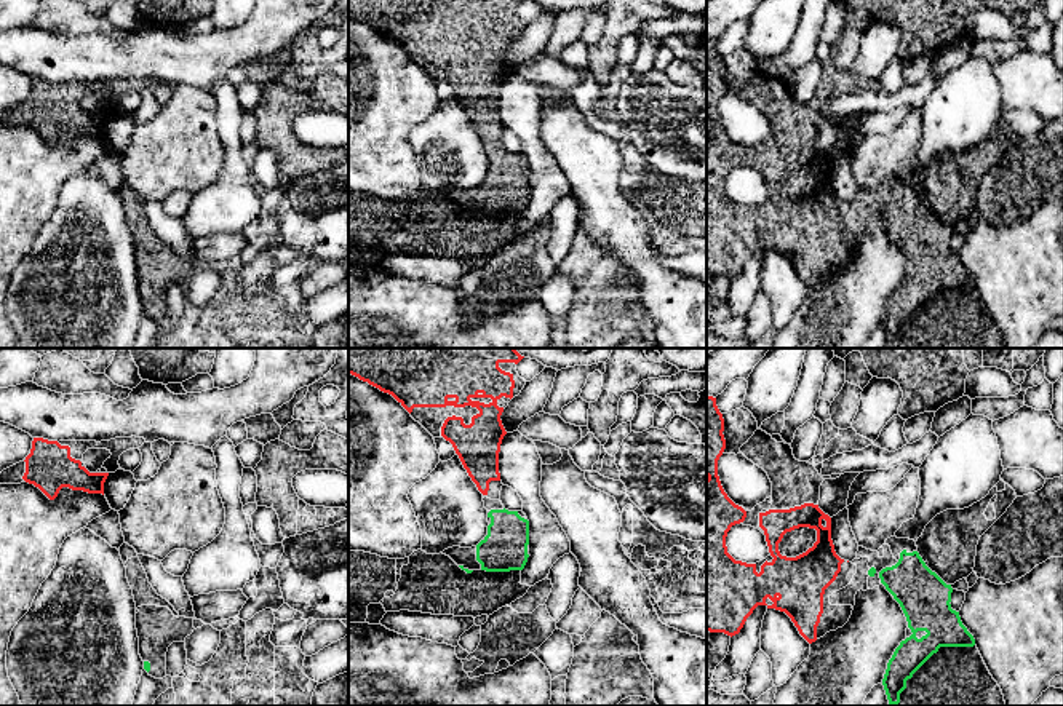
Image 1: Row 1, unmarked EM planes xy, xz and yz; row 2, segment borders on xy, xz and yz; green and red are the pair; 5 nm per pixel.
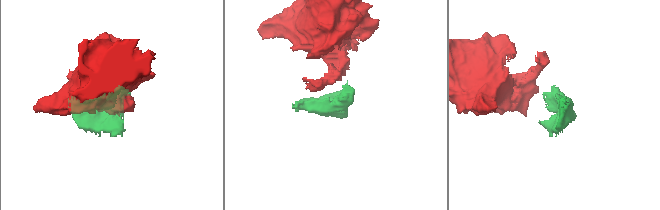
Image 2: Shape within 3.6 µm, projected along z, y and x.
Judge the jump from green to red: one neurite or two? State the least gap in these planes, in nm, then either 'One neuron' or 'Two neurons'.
Distance 80 nm. One neuron

